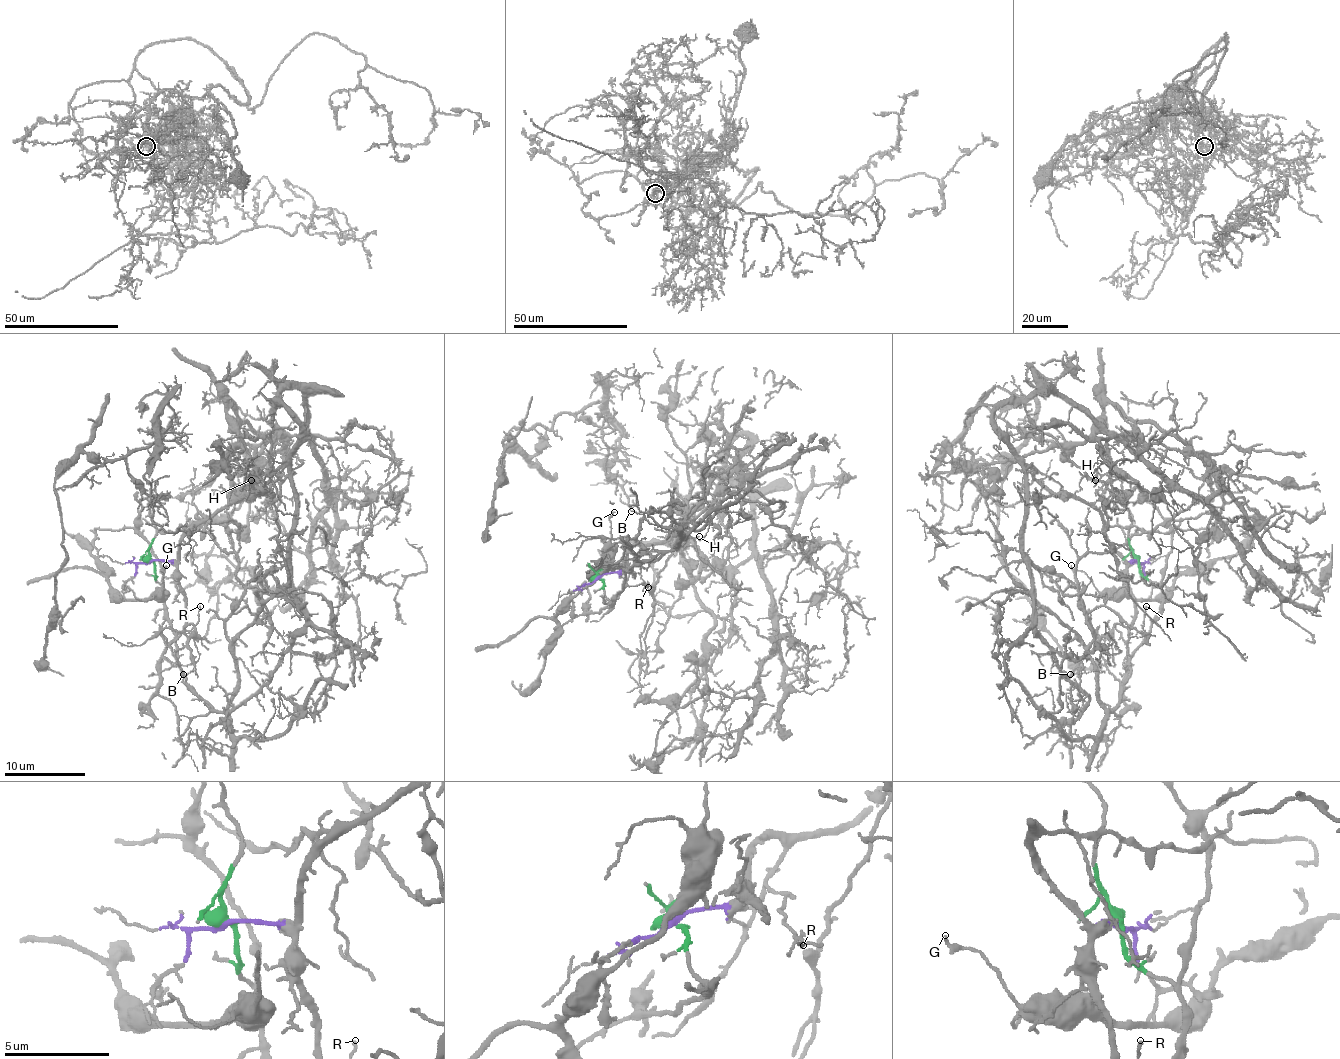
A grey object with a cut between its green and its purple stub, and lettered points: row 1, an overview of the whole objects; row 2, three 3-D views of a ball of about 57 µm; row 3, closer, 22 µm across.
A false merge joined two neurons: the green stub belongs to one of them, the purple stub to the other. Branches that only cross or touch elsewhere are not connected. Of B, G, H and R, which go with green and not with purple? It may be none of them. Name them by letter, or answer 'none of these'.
R

